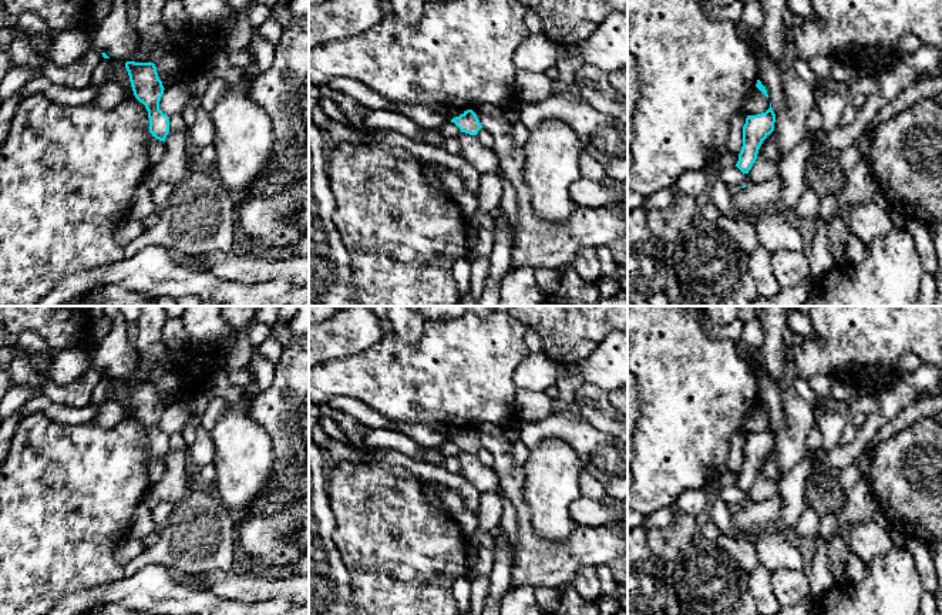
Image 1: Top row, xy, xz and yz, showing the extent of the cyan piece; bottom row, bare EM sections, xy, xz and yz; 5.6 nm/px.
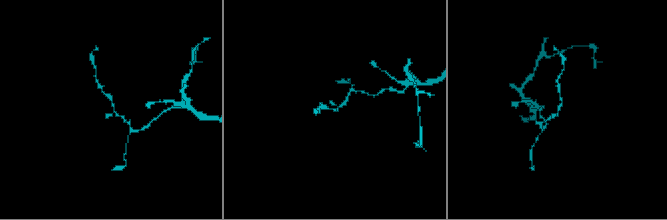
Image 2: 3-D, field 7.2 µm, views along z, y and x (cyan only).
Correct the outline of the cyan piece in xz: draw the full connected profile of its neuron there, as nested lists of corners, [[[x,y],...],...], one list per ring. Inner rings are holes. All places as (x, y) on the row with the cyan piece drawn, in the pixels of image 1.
[[[472,110],[464,111],[460,117],[453,118],[451,122],[454,122],[461,130],[461,132],[470,135],[477,135],[482,128],[477,114]]]

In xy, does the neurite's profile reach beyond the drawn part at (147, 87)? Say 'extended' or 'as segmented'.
as segmented

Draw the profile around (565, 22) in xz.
[[[517,0],[535,9],[542,33],[556,46],[579,46],[612,13],[628,14],[628,0]]]

